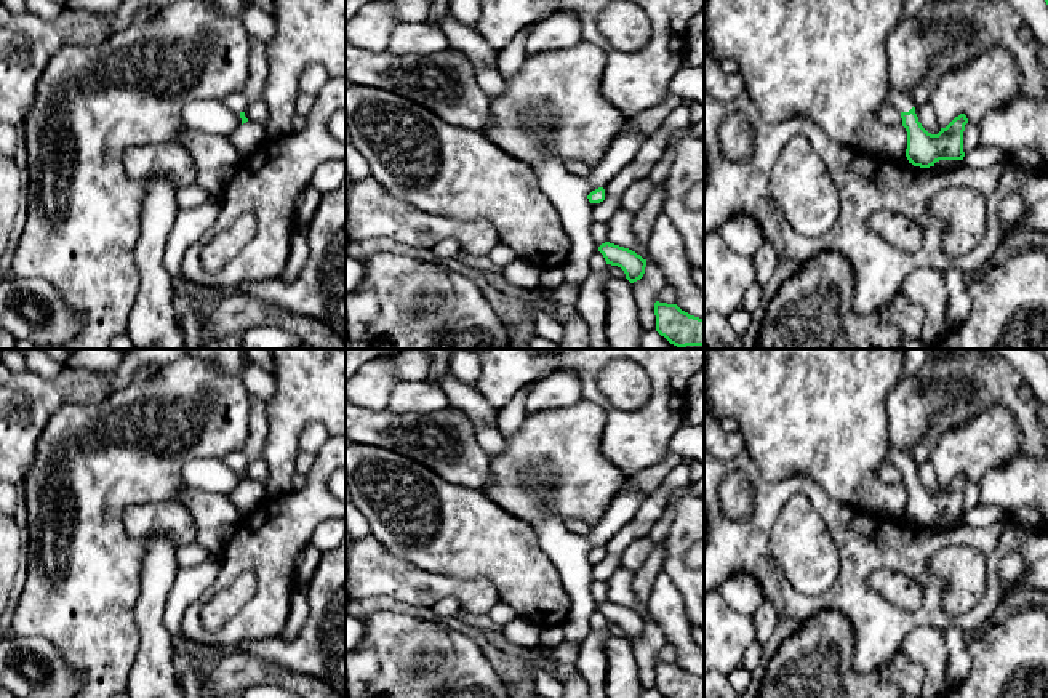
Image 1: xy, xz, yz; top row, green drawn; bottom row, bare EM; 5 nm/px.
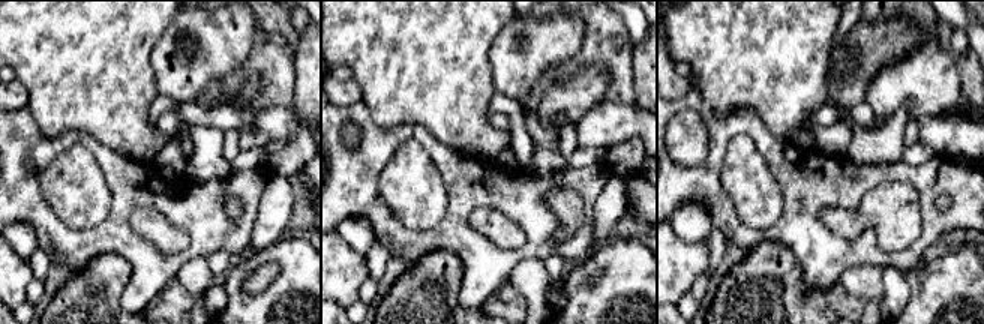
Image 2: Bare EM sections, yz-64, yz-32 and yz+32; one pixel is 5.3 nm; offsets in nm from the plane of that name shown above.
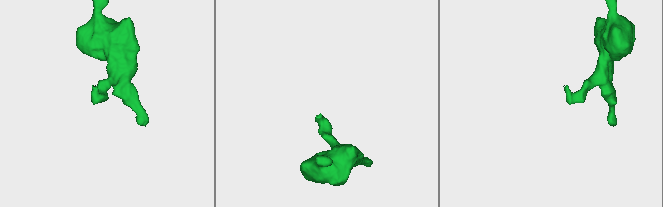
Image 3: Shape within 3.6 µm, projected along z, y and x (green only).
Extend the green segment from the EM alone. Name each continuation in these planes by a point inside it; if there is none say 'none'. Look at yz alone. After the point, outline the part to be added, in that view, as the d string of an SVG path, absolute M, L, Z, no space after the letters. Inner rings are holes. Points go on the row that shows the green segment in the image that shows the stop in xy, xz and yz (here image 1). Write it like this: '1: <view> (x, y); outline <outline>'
1: yz (898, 100); outline M890 88L885 102L893 106L899 112L909 112L914 107L912 101L902 91L894 88Z

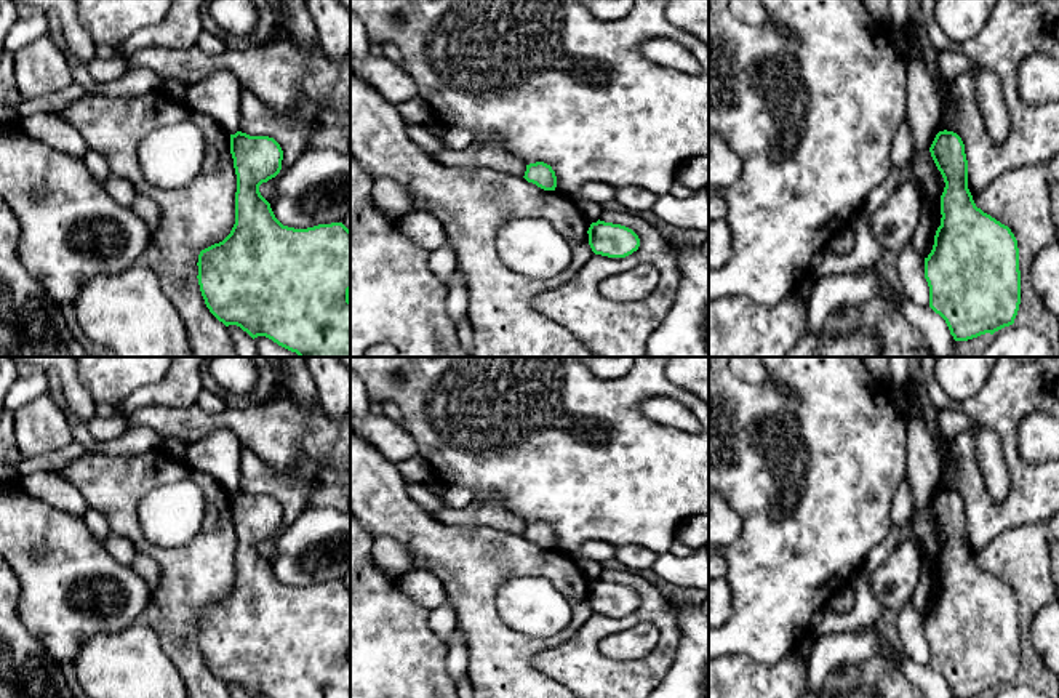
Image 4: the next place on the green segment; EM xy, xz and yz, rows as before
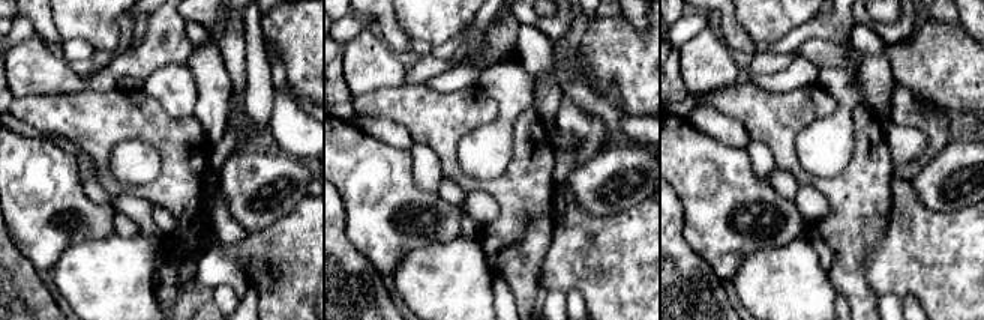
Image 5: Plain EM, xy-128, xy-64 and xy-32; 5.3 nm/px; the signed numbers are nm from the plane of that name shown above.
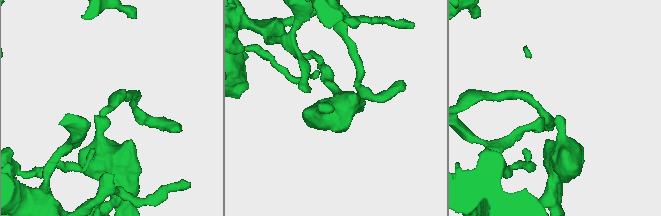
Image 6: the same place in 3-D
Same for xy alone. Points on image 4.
none

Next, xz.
none

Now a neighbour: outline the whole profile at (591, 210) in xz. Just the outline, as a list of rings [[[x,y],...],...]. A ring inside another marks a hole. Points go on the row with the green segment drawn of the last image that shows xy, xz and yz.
[[[582,199],[576,200],[576,205],[590,223],[597,223],[600,219],[600,215],[603,211],[600,203]]]

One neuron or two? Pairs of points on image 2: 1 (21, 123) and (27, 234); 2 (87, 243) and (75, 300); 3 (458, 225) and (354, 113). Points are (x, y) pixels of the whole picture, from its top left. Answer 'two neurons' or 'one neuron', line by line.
1: two neurons
2: two neurons
3: one neuron

